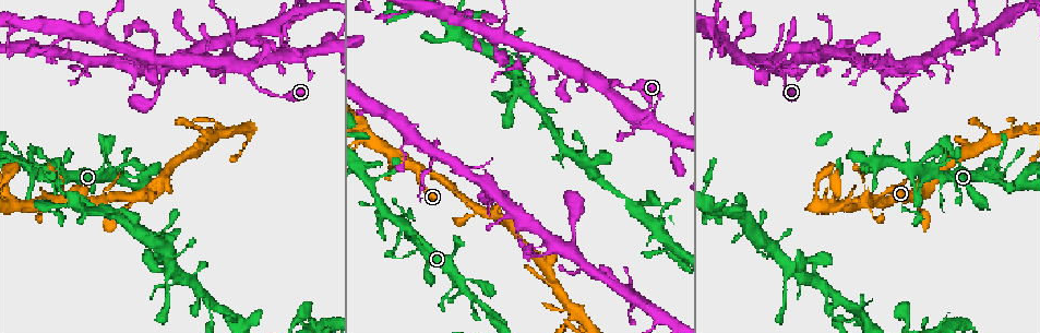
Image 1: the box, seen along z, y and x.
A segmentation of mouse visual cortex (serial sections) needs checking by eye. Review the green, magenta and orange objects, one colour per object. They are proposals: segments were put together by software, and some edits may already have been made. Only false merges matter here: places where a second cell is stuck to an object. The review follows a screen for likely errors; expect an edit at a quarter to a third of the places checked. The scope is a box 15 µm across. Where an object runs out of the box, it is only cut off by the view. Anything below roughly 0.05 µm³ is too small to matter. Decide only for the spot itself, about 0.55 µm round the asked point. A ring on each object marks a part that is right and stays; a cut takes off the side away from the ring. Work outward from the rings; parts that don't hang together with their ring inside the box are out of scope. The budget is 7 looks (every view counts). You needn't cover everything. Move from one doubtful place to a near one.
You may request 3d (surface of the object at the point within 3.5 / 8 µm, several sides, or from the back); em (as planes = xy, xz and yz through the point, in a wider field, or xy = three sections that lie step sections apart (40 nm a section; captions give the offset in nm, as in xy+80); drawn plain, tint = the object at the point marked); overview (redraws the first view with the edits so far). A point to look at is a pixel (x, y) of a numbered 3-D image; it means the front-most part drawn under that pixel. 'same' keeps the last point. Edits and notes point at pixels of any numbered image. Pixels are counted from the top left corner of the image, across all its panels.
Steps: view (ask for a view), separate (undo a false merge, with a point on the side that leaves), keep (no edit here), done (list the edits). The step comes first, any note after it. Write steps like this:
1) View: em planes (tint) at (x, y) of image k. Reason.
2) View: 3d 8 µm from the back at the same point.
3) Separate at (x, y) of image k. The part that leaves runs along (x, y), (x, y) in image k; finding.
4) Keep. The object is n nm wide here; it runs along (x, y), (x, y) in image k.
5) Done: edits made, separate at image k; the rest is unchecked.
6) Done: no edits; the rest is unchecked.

View: 3d 3.5 µm at (53, 172) of image 1. Sharp bend.

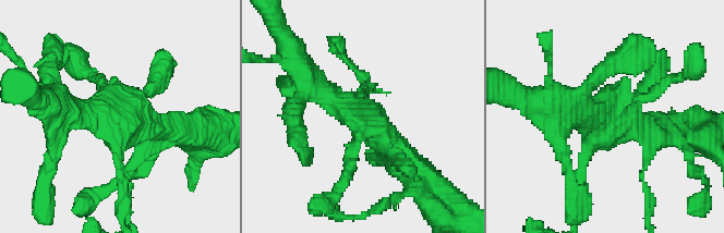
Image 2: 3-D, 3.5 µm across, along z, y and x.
View: em xy step 2 (tint) at (370, 123) of image 2. Now the EM.

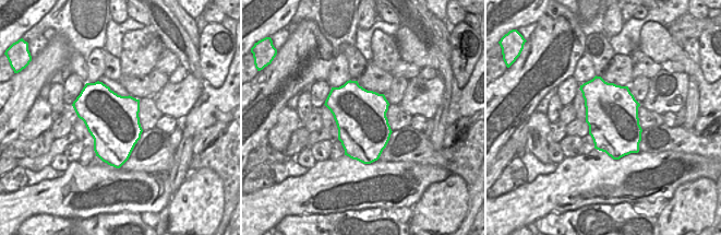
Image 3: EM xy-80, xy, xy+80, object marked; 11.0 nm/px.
Keep. It runs along (420, 173), (366, 120), (310, 78) in image 2; one cell here.

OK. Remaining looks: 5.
View: em xy step 5 (tint) at (595, 78) of image 1. Four arms meet.

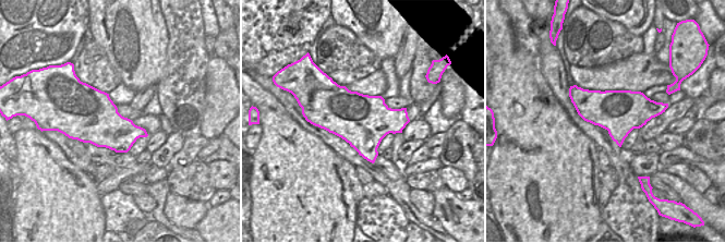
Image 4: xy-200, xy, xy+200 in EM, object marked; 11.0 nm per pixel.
View: 3d 3.5 µm at the same point. See where the arms go.

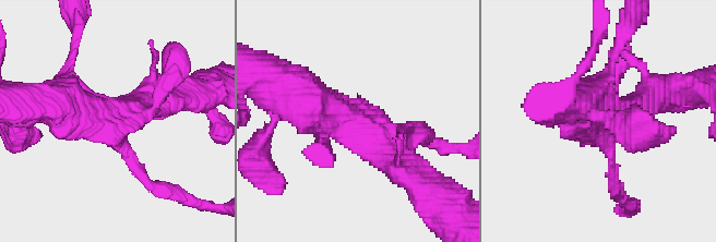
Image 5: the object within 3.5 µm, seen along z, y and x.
Keep. 4 arms meet here; the arms are 150, 200, 400, 600 nm wide; it runs along (154, 184), (97, 115), (54, 105) in image 5; one cell here.

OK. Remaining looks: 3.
View: 3d 3.5 µm at (521, 47) of image 1. Three arms meet.

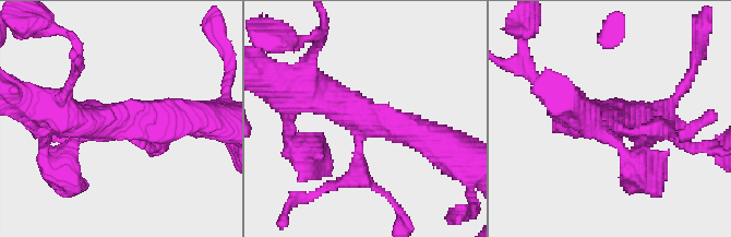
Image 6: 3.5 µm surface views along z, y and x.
View: em xy step 3 (tint) at (122, 120) of image 6. Shape alone is not enough.

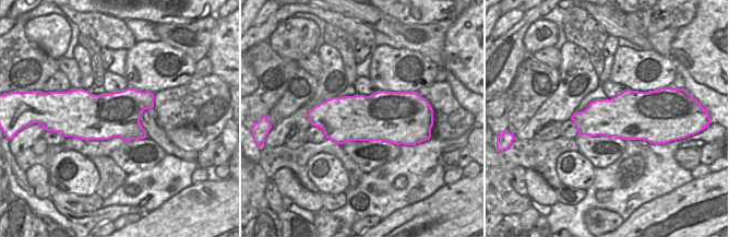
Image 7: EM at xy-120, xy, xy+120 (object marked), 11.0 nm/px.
Separate at (355, 181) of image 6. The part that leaves runs along (358, 147), (358, 173), (402, 212), (405, 228) in image 6; two cells meet here.

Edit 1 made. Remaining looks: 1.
Done: edits made, separate at image 6; the rest is unchecked.

